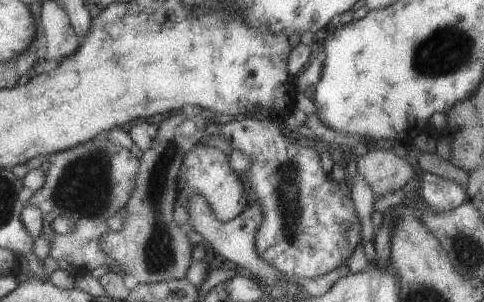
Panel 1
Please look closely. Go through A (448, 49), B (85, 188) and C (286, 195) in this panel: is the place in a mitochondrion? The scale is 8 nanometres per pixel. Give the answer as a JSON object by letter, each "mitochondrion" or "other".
{"A":"mitochondrion","B":"mitochondrion","C":"mitochondrion"}

